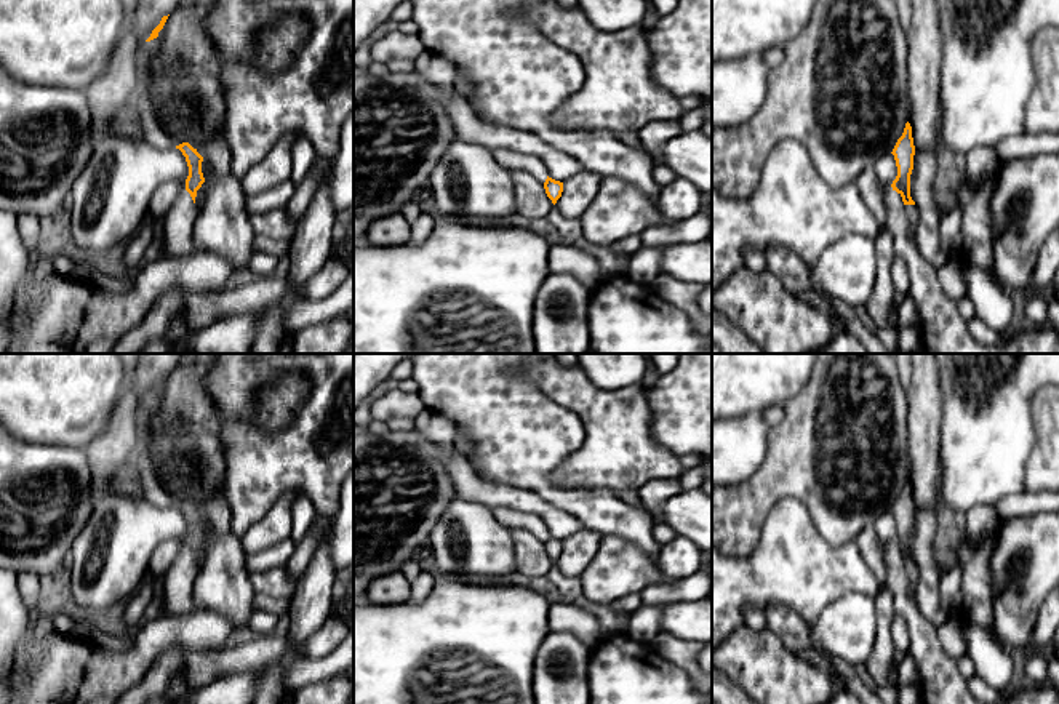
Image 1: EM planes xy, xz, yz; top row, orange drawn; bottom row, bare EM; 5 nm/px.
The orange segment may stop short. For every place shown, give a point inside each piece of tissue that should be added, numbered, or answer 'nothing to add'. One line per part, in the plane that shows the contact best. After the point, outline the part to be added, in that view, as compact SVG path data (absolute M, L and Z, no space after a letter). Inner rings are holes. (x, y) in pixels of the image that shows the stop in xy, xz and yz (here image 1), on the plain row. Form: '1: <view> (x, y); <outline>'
1: yz (911, 568); M905 563L905 574L907 574L910 597L917 598L918 566L915 563Z

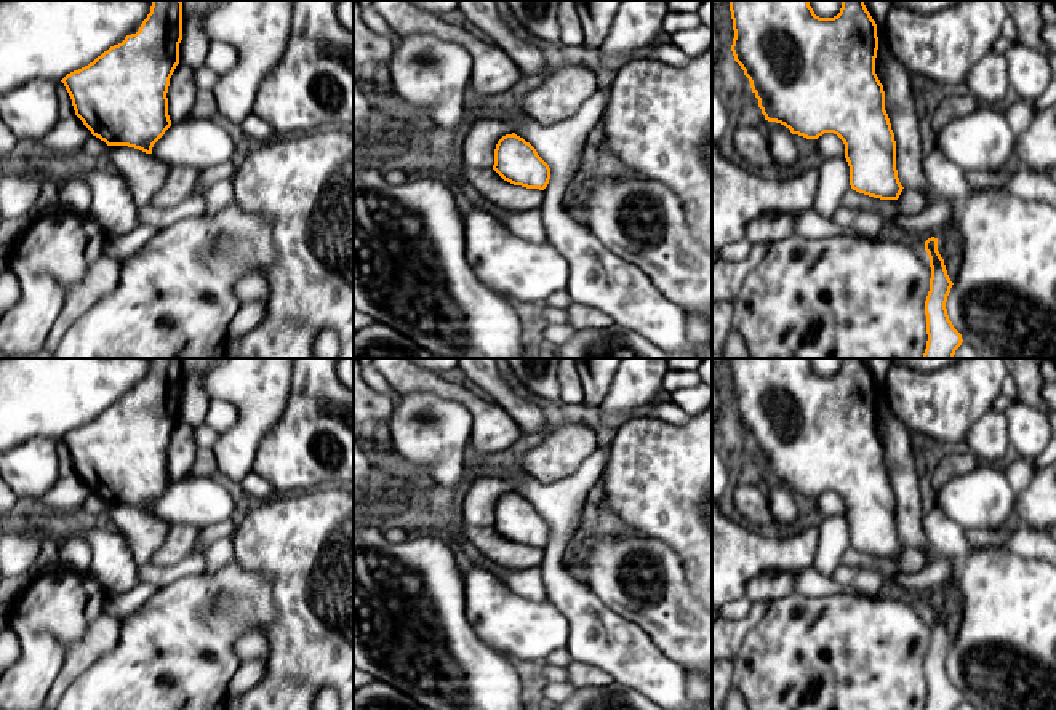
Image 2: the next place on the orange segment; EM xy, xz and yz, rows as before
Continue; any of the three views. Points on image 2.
nothing to add

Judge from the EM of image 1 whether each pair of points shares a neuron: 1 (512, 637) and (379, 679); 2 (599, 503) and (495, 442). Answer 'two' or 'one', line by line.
1: one
2: one

